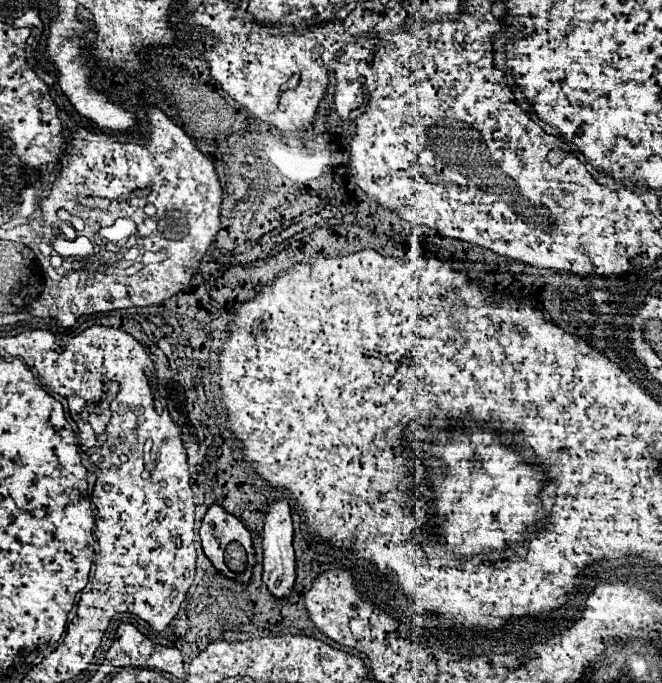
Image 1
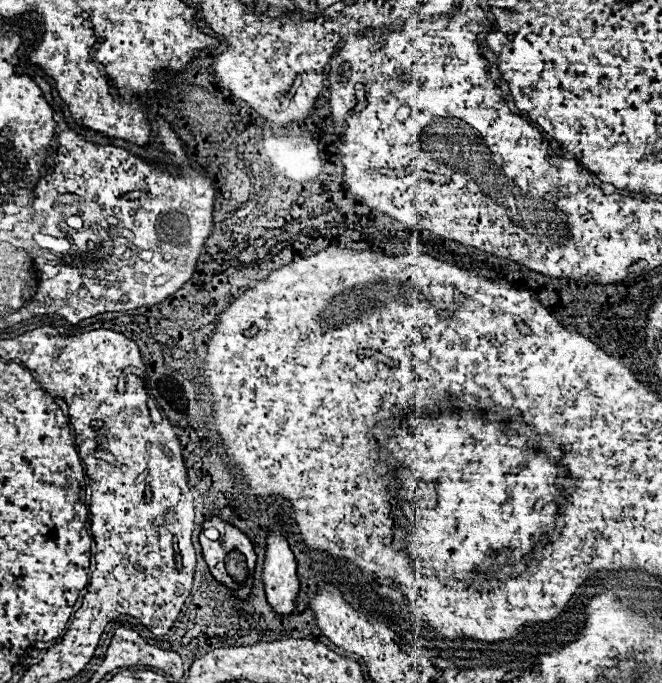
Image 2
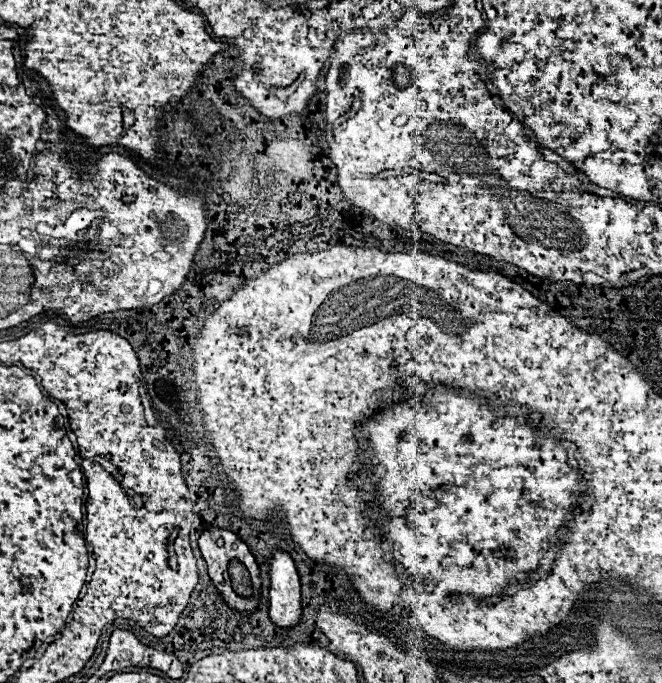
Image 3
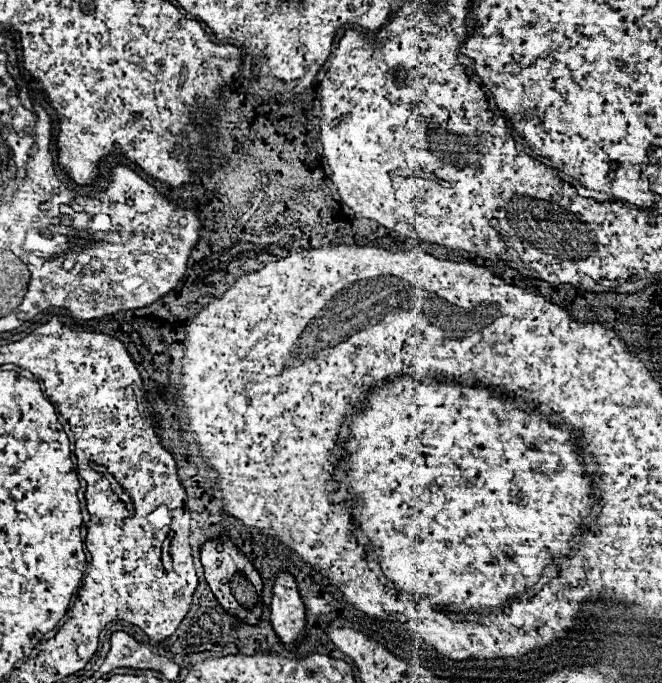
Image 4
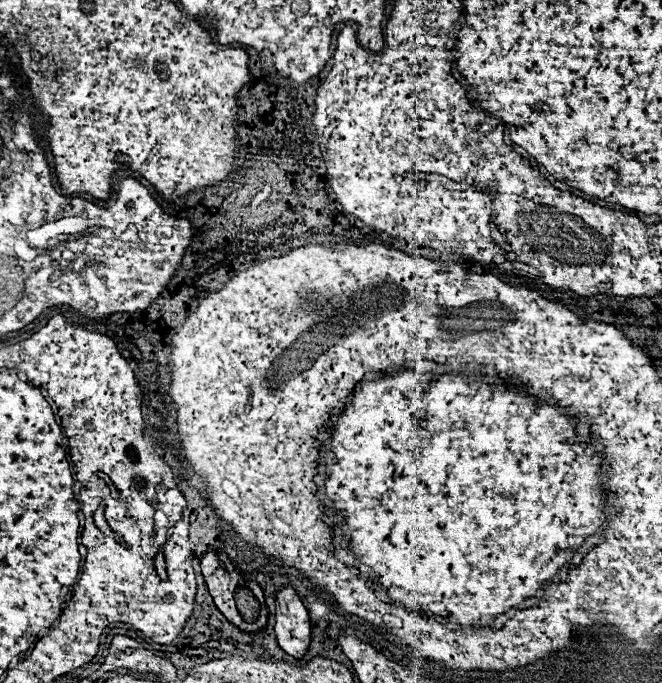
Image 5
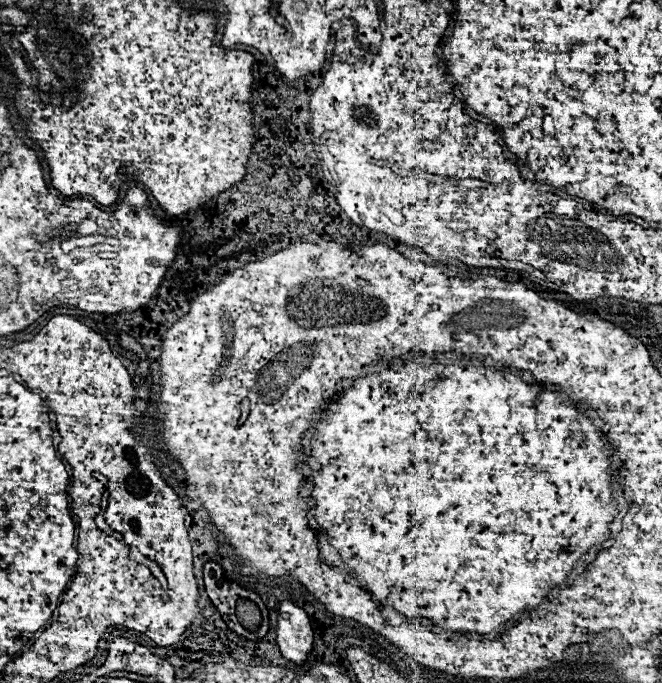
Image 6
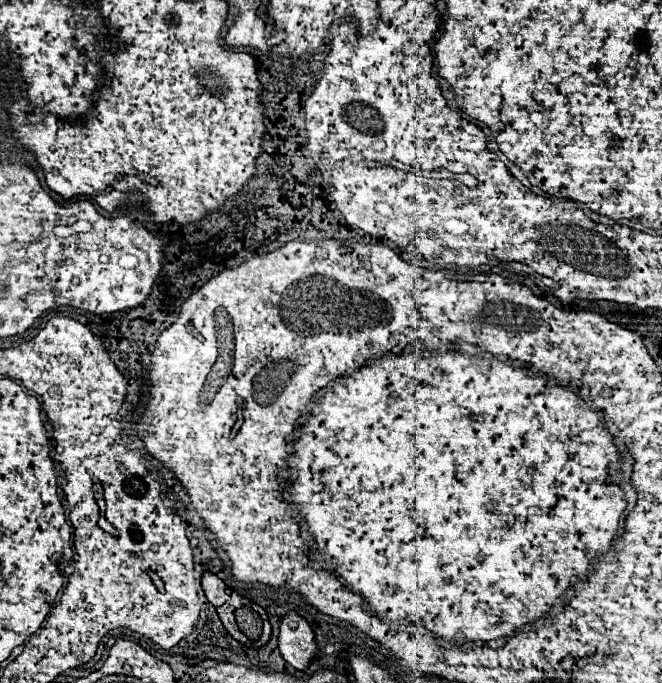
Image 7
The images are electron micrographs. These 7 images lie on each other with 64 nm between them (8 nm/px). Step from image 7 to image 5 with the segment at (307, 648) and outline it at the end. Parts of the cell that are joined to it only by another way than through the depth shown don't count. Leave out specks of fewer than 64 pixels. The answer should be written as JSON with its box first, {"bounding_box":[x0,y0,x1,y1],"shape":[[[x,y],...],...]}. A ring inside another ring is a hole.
{"bounding_box":[276,584,310,658],"shape":[[[286,584],[276,594],[276,638],[280,648],[294,656],[302,658],[310,644],[310,622],[308,610],[298,598],[296,590]]]}

